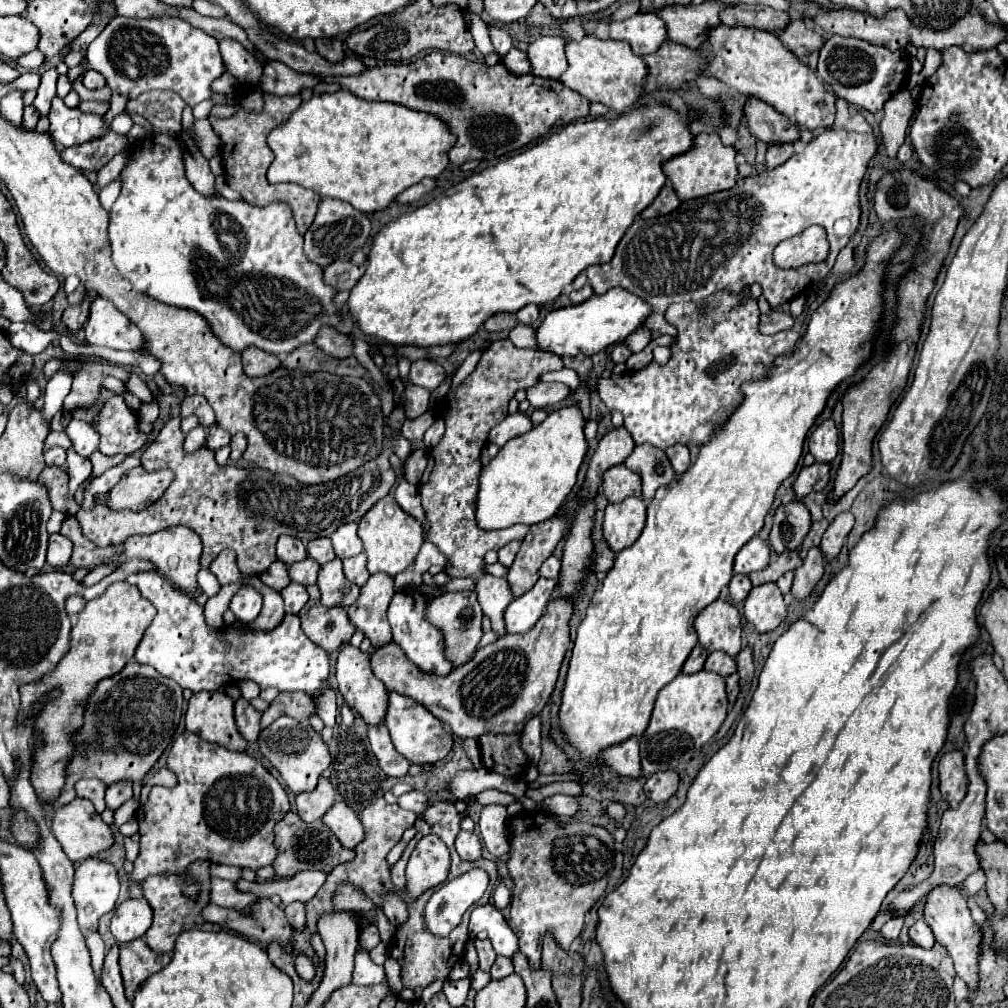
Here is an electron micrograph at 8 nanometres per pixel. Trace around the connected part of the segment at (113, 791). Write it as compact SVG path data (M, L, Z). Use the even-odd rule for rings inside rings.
M113 783L107 787L107 793L105 793L105 803L107 803L107 809L115 811L119 809L123 803L127 803L131 799L133 791L131 791L131 783Z

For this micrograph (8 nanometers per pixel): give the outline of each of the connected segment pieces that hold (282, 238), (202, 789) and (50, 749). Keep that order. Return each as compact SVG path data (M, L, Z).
M165 135L163 139L165 139L165 143L147 137L145 141L133 145L129 159L127 159L127 165L121 171L121 195L111 209L111 223L109 223L109 241L111 241L111 251L113 251L113 263L119 269L119 273L141 293L145 293L145 295L149 295L149 297L153 297L161 303L185 307L185 309L191 309L191 311L197 311L199 315L203 315L213 325L215 335L225 345L233 347L235 351L243 351L245 347L255 345L255 347L259 347L267 353L273 353L273 355L287 355L295 347L299 347L303 343L311 343L311 339L315 337L315 331L319 331L319 327L323 323L337 327L341 333L351 333L353 331L351 319L341 317L339 311L331 305L331 297L337 291L323 283L321 267L317 263L311 263L303 255L303 237L295 231L295 221L291 219L291 209L283 203L271 203L271 205L265 207L265 211L261 211L261 207L249 205L245 201L229 201L229 199L223 199L219 195L213 195L213 197L201 195L199 191L195 191L195 187L185 177L183 143L173 135Z
M193 733L179 735L167 755L167 769L177 775L175 787L155 785L149 793L145 807L139 807L135 819L139 821L139 857L131 879L143 881L155 873L179 873L183 875L187 865L197 859L211 863L225 863L237 867L259 869L271 865L277 849L273 847L273 825L289 811L289 799L279 781L245 751L229 751L221 745L207 743Z
M127 581L109 585L103 595L89 601L79 613L77 625L71 629L71 649L67 651L59 667L55 667L55 671L47 679L21 687L21 715L27 713L31 703L41 699L53 687L61 687L61 697L57 701L47 699L41 713L35 717L35 731L41 731L45 747L35 751L31 783L43 805L51 803L65 783L63 771L67 759L73 755L71 733L81 727L83 703L87 701L87 695L91 695L91 689L95 689L101 679L111 677L125 667L125 663L133 657L135 647L143 639L147 627L151 625L153 617L155 605L145 599L135 585L129 585Z

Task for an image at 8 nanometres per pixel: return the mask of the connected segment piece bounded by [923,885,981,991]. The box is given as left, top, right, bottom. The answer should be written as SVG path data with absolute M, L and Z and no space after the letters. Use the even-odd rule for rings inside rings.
M937 885L927 893L925 909L923 909L923 919L929 923L929 927L935 933L935 939L949 951L955 963L957 975L967 983L971 991L977 987L977 959L979 959L979 941L981 941L981 931L979 925L973 921L971 911L967 907L965 897L959 893L957 887L951 885Z

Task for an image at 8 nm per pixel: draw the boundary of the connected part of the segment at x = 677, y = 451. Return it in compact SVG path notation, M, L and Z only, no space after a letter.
M685 445L669 447L665 453L667 453L667 457L669 457L669 461L671 461L673 469L677 471L677 475L683 475L683 473L689 469L691 459L689 459L689 449L687 449Z

